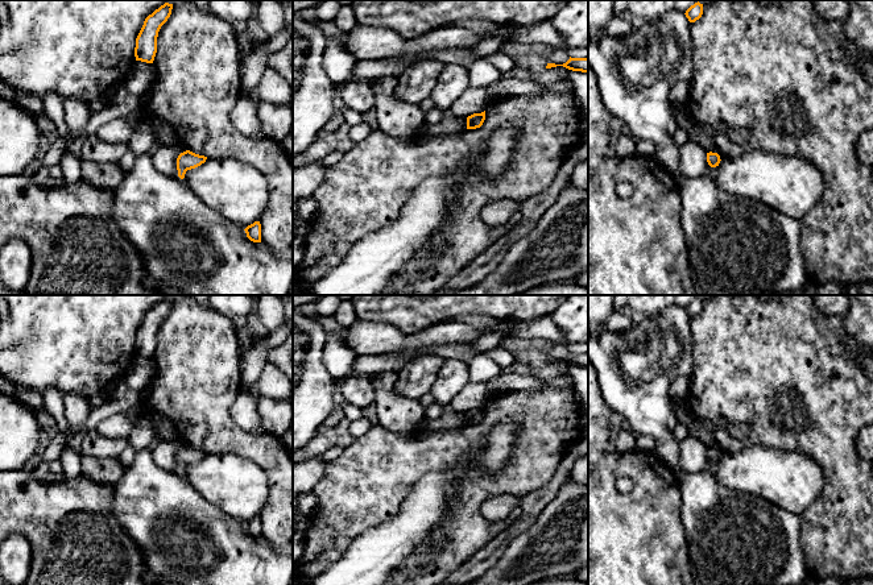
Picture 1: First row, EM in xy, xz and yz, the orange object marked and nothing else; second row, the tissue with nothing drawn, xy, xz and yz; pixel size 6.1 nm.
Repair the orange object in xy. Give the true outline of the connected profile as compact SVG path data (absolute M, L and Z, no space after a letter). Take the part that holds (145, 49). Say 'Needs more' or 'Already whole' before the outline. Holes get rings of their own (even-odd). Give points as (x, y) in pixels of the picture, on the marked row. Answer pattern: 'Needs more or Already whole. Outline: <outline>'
Already whole. Outline: M165 3L152 14L149 14L136 38L136 61L153 63L157 53L157 37L161 26L171 14L173 4Z

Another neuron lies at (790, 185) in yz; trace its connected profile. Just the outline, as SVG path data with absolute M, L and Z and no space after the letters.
M773 152L723 157L715 181L721 190L761 202L797 221L824 191L823 175L812 162Z

